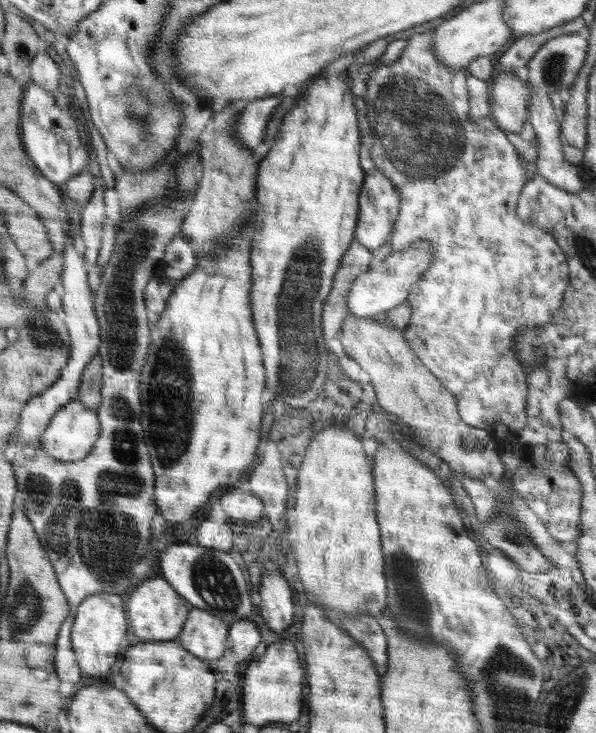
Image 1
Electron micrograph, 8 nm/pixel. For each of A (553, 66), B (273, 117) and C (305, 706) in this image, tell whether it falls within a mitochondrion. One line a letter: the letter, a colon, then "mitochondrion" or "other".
A: mitochondrion
B: other
C: other

